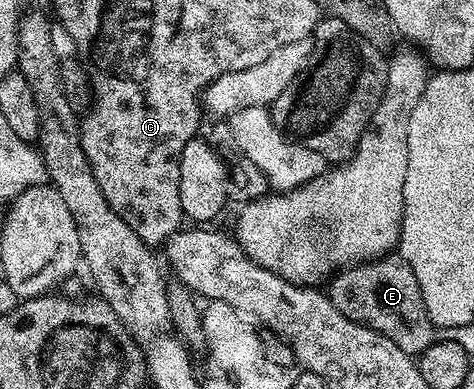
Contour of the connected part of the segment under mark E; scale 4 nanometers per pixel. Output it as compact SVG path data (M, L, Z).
M388 256L375 258L371 262L360 262L338 271L330 282L331 287L326 287L325 293L331 299L333 308L337 308L337 312L341 312L341 316L349 316L349 320L381 332L381 336L393 340L393 344L397 344L397 348L401 348L401 352L417 356L421 352L425 352L425 348L429 348L429 344L436 342L437 327L429 320L429 312L425 308L425 300L421 296L421 284L417 284L417 276L413 276L413 268L409 268L409 264L403 258Z

